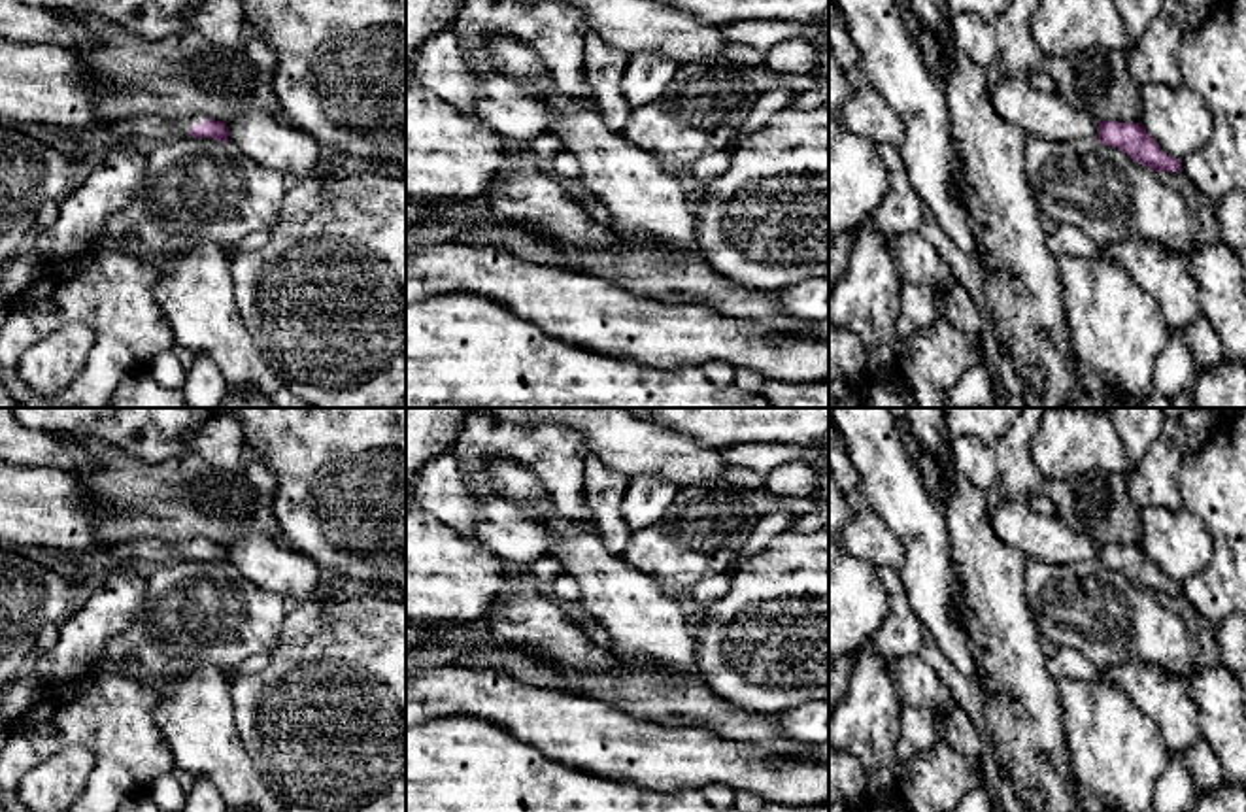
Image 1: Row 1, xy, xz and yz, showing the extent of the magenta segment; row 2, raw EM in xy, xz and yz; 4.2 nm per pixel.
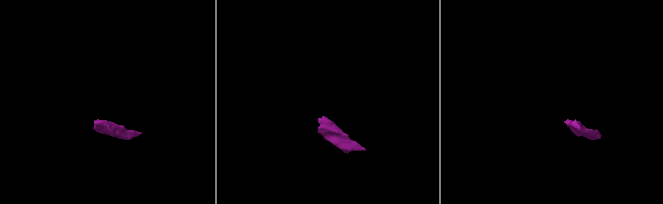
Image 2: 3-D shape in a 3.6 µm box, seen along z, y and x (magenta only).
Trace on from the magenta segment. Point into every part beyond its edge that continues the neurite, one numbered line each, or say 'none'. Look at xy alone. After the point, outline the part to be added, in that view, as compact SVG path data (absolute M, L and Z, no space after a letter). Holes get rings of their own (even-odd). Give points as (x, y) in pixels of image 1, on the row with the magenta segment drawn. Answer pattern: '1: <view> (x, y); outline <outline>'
1: xy (174, 127); outline M194 113L181 119L164 119L164 128L172 138L191 136L194 125L206 123L206 115Z

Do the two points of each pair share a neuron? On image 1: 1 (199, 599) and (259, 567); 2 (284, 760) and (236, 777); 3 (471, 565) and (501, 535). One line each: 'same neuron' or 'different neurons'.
1: different neurons
2: different neurons
3: different neurons

